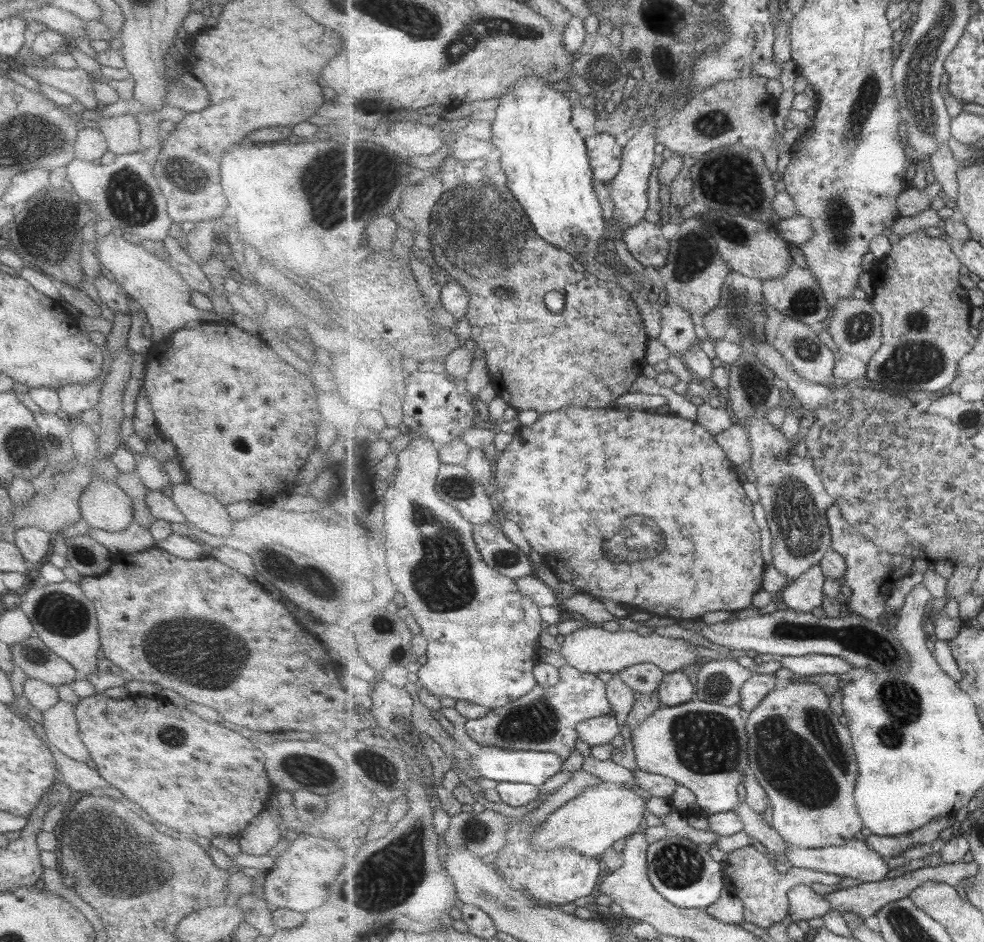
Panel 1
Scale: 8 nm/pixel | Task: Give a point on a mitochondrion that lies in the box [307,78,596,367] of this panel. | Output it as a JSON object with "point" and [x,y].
{"point":[483,233]}

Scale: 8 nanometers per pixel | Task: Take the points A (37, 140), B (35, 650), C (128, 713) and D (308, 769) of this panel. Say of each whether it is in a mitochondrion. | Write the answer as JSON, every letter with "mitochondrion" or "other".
{"A":"mitochondrion","B":"mitochondrion","C":"other","D":"mitochondrion"}

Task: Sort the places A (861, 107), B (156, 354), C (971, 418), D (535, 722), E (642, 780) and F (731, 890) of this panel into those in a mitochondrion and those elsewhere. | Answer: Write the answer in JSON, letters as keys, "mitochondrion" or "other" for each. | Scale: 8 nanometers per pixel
{"A":"mitochondrion","B":"other","C":"mitochondrion","D":"mitochondrion","E":"other","F":"other"}

